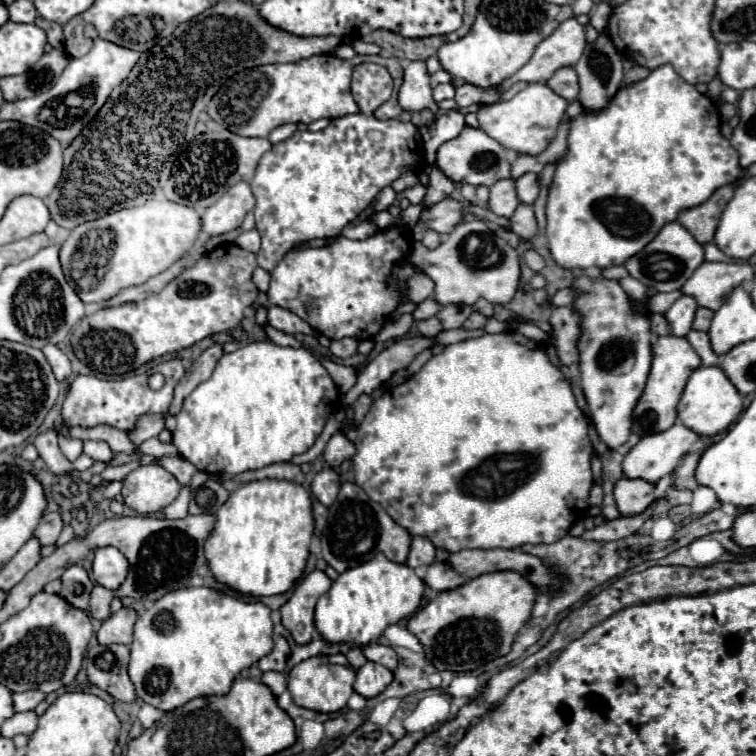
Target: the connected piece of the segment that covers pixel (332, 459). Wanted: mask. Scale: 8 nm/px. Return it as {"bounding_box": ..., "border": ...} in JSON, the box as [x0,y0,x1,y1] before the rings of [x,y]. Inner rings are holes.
{"bounding_box":[322,433,356,469],"border":[[[336,433],[336,435],[332,435],[332,439],[328,441],[322,457],[324,457],[324,461],[326,461],[332,469],[338,469],[342,461],[352,459],[354,451],[356,451],[356,449],[354,449],[352,441],[350,441],[346,435]]]}

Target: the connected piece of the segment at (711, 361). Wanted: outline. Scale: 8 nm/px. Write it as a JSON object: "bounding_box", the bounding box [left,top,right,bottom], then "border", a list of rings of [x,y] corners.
{"bounding_box":[686,331,720,365],"border":[[[690,331],[690,333],[686,335],[686,339],[688,339],[690,345],[694,347],[694,351],[700,355],[702,365],[718,365],[720,359],[714,355],[714,351],[712,351],[712,347],[710,347],[710,337],[708,337],[708,333],[704,333],[704,331]]]}

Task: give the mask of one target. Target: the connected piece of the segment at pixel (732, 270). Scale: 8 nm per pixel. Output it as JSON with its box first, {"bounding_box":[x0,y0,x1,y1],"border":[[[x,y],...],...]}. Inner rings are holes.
{"bounding_box":[682,261,754,311],"border":[[[704,261],[692,273],[692,279],[684,283],[682,293],[694,297],[700,307],[716,311],[730,291],[748,283],[750,279],[754,279],[754,267],[750,265]]]}

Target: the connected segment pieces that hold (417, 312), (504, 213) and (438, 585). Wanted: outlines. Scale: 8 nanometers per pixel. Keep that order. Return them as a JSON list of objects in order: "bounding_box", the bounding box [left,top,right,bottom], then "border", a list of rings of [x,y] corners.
[{"bounding_box":[412,299,440,321],"border":[[[426,299],[424,303],[418,303],[416,305],[416,309],[414,309],[414,313],[412,313],[412,317],[416,319],[416,321],[422,321],[422,319],[430,319],[430,317],[434,317],[436,315],[436,311],[440,309],[440,305],[434,301],[434,299]]]},{"bounding_box":[488,179,518,217],"border":[[[504,179],[504,181],[498,181],[490,187],[488,207],[492,213],[496,213],[500,217],[512,217],[512,213],[518,207],[514,179]]]},{"bounding_box":[424,563,466,591],"border":[[[432,563],[426,571],[426,577],[424,577],[424,583],[434,589],[434,591],[450,591],[450,589],[456,589],[460,585],[466,583],[466,579],[462,575],[458,575],[452,567],[448,565],[436,565]]]}]

